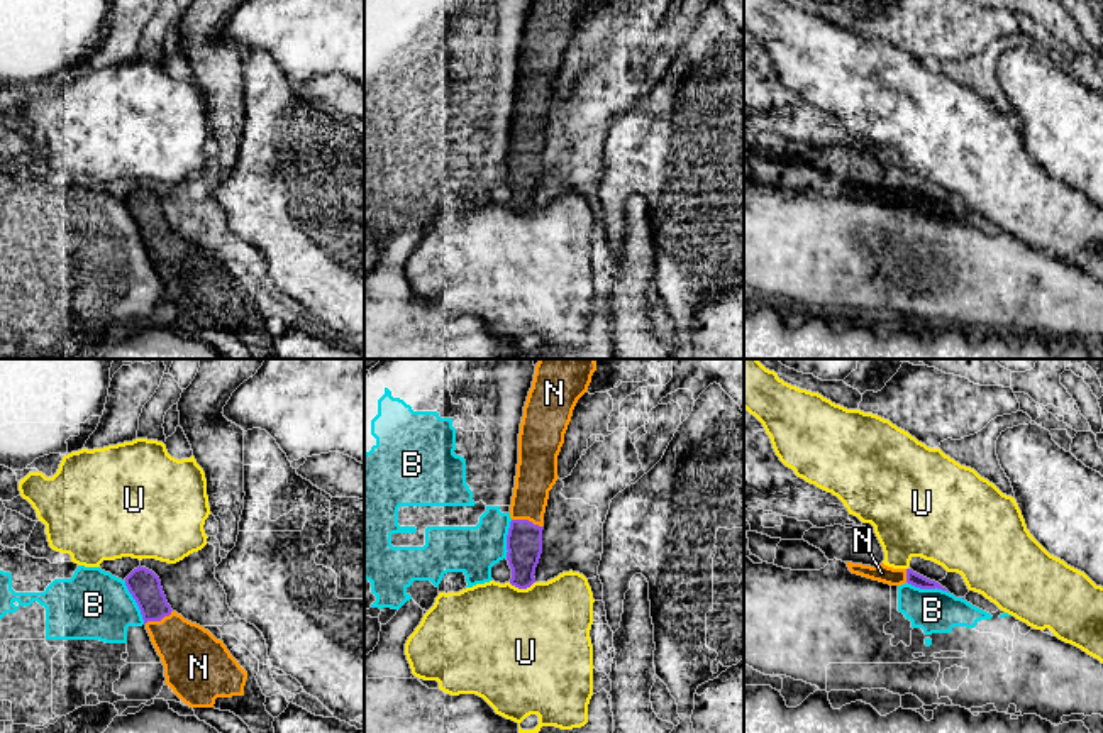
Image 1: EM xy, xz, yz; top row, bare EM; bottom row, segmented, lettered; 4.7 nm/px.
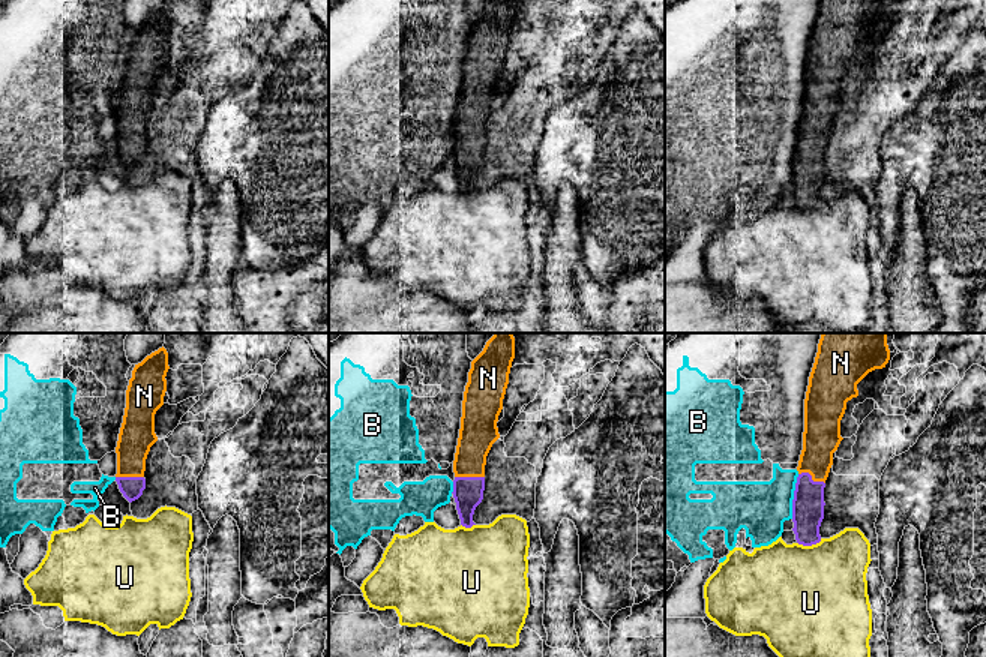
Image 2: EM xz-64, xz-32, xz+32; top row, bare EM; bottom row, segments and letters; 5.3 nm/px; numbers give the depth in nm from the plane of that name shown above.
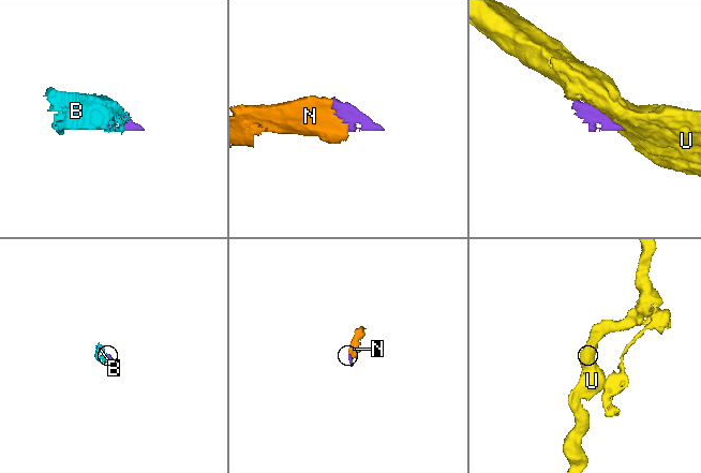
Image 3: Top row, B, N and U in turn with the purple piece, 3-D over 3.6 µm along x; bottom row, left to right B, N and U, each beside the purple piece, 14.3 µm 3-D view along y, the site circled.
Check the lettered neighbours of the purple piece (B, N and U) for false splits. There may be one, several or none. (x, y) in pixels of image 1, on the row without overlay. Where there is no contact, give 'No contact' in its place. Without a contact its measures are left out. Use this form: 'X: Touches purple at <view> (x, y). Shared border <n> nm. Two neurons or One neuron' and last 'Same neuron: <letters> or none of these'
B: Touches purple at xy (136, 222). Shared border 220 nm. Two neurons
N: Touches purple at xz (527, 141). Shared border 160 nm. One neuron
U: Touches purple at xz (521, 209). Shared border 130 nm. Two neurons
Same neuron: N

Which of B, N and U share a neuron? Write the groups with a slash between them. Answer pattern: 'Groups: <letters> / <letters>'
Groups: B / N / U

